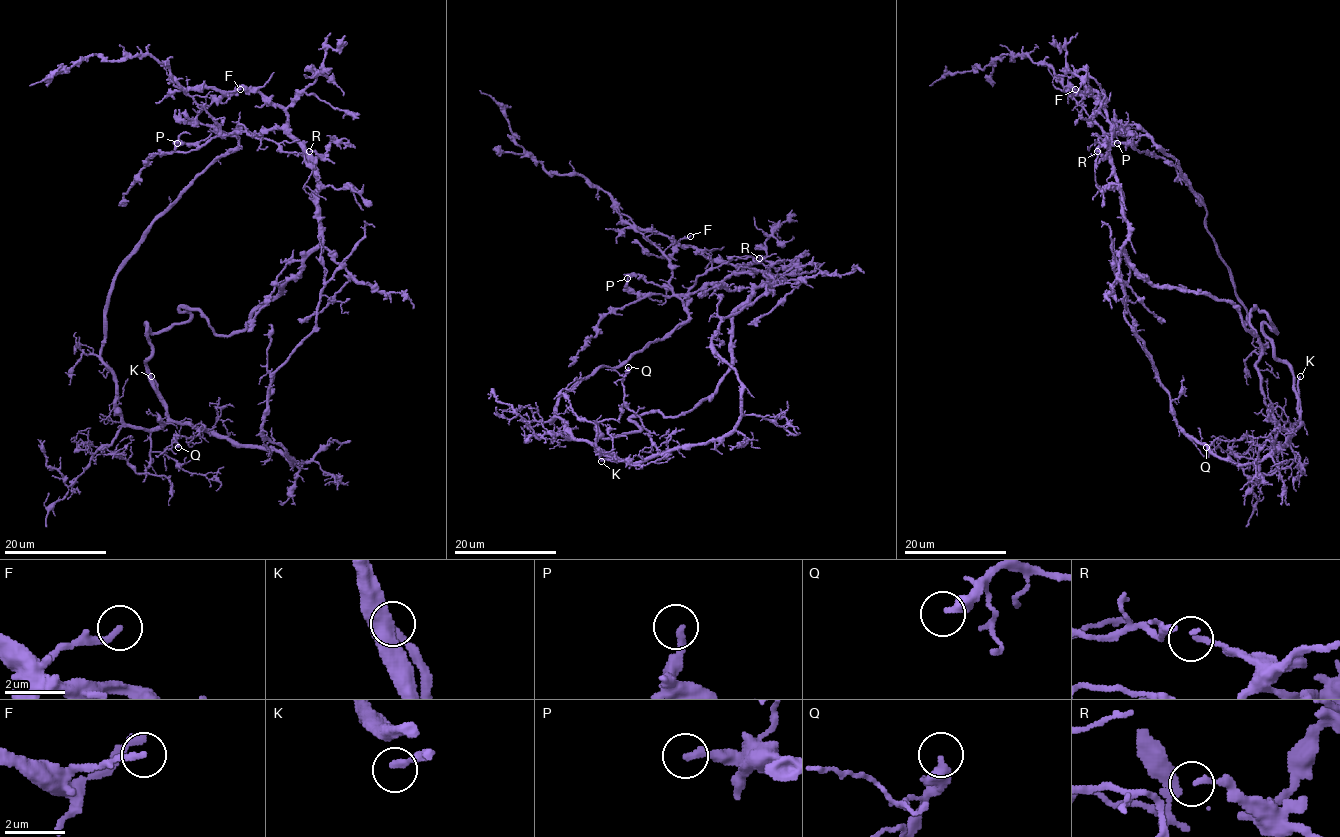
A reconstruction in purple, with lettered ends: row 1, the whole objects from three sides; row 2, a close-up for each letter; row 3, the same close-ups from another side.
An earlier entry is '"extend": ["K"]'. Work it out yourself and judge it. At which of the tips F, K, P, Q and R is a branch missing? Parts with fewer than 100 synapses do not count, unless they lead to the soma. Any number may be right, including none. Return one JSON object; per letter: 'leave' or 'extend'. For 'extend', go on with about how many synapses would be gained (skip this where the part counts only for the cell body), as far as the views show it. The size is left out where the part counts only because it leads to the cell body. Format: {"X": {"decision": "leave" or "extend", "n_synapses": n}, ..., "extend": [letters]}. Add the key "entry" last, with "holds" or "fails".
{"F": {"decision": "leave"}, "K": {"decision": "extend"}, "P": {"decision": "leave"}, "Q": {"decision": "leave"}, "R": {"decision": "leave"}, "extend": ["K"], "entry": "holds"}

